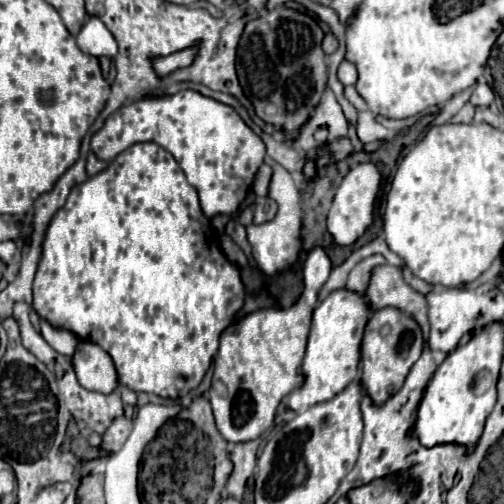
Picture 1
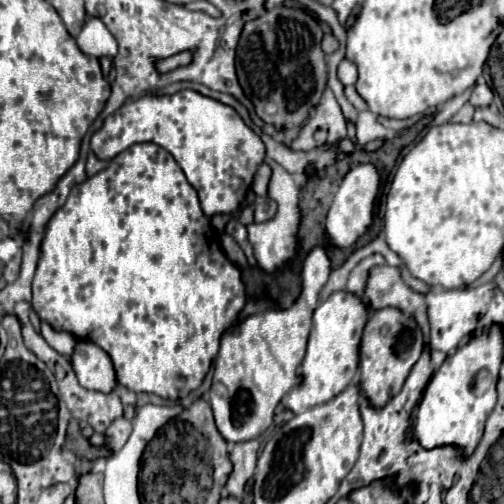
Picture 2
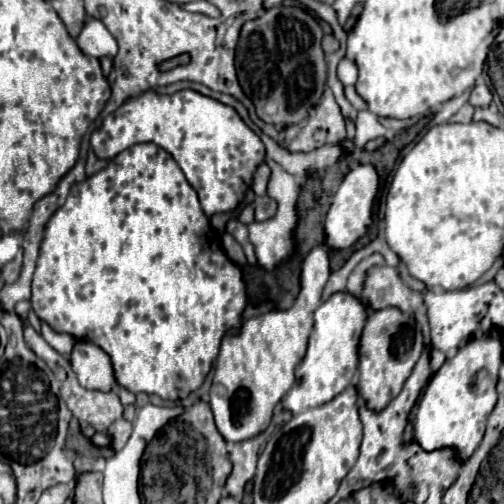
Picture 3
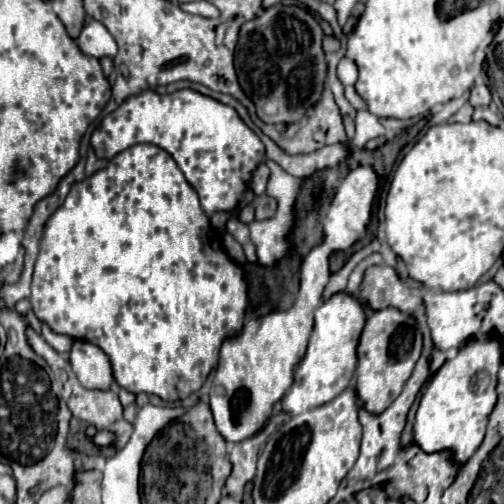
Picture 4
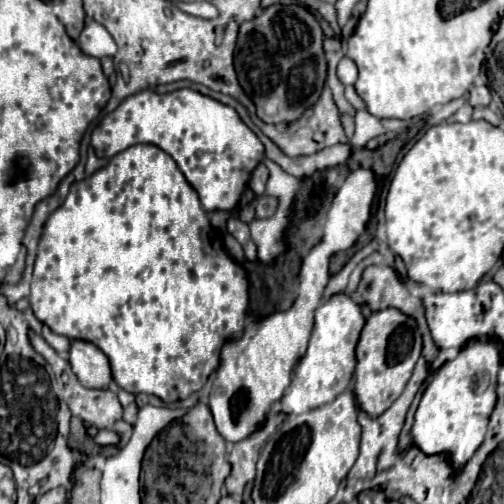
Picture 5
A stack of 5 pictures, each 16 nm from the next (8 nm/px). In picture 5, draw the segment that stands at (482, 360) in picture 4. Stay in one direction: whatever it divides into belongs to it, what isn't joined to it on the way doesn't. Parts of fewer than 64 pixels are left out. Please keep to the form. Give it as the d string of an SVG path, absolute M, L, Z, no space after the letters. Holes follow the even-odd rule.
M478 338L468 342L454 360L444 362L444 366L432 374L432 380L420 398L412 426L414 444L422 452L448 452L456 470L472 458L484 440L488 418L496 404L496 374L500 364L502 354L498 342L492 338Z

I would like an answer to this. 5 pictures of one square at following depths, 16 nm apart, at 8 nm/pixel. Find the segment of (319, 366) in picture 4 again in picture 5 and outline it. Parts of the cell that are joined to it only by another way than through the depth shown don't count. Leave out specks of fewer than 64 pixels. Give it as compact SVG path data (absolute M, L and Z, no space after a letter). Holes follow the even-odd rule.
M334 294L330 300L318 306L314 318L314 330L308 340L308 350L294 366L292 384L284 392L280 404L284 414L300 414L322 404L332 402L340 392L344 392L352 378L356 366L356 344L362 332L366 318L358 302L354 302L348 294Z

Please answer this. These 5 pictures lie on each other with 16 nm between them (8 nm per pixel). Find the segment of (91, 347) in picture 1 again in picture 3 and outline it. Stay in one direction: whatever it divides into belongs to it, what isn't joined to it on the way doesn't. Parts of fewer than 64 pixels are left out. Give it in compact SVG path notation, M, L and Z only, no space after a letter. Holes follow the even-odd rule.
M78 340L70 354L70 364L78 376L78 382L88 390L110 392L116 384L110 356L92 342Z

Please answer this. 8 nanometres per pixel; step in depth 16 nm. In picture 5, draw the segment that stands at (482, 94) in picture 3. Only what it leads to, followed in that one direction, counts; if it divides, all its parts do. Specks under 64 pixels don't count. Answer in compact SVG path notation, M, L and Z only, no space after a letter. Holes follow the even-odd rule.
M484 86L472 88L472 94L470 94L470 104L472 104L472 106L486 106L488 102L490 102L490 92L488 92L488 88L484 88Z

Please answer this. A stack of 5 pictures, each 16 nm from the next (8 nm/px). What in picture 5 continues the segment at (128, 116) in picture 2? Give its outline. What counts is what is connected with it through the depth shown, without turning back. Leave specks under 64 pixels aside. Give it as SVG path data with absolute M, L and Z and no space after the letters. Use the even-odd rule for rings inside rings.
M190 88L172 94L144 90L130 96L114 112L104 116L92 132L92 146L98 158L112 158L134 144L154 144L168 152L198 192L202 208L208 214L232 210L248 186L248 176L264 158L264 144L240 120L234 108Z

